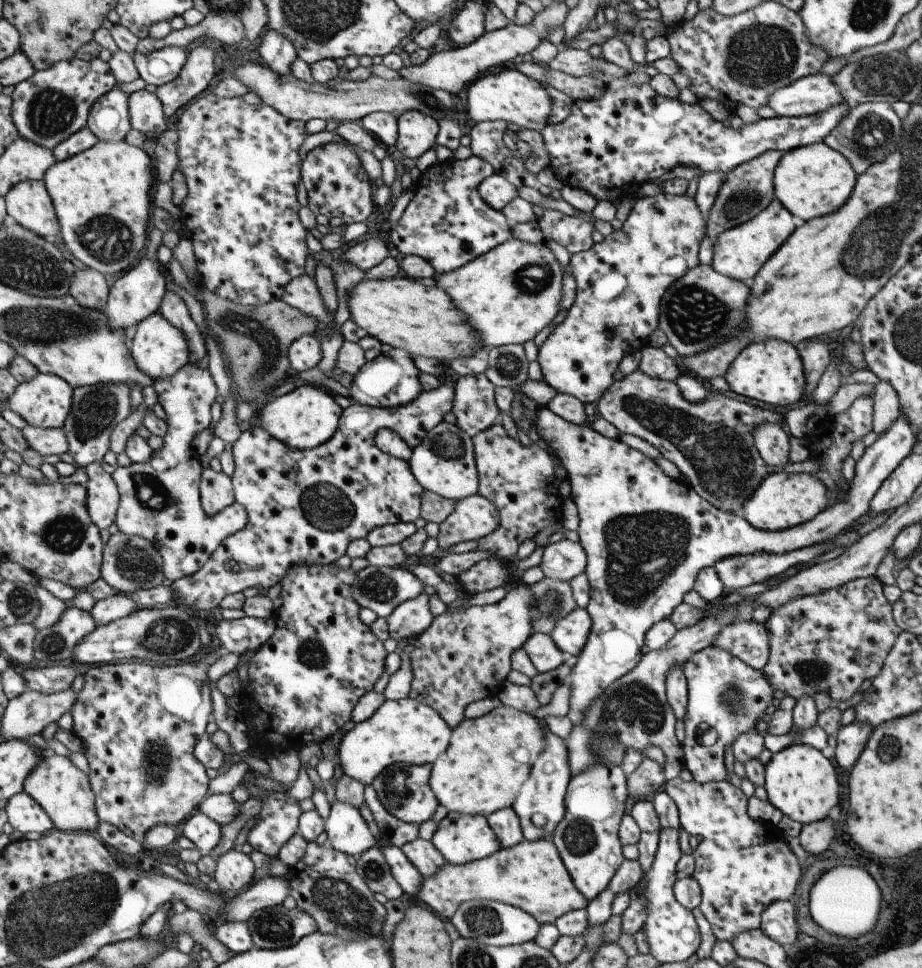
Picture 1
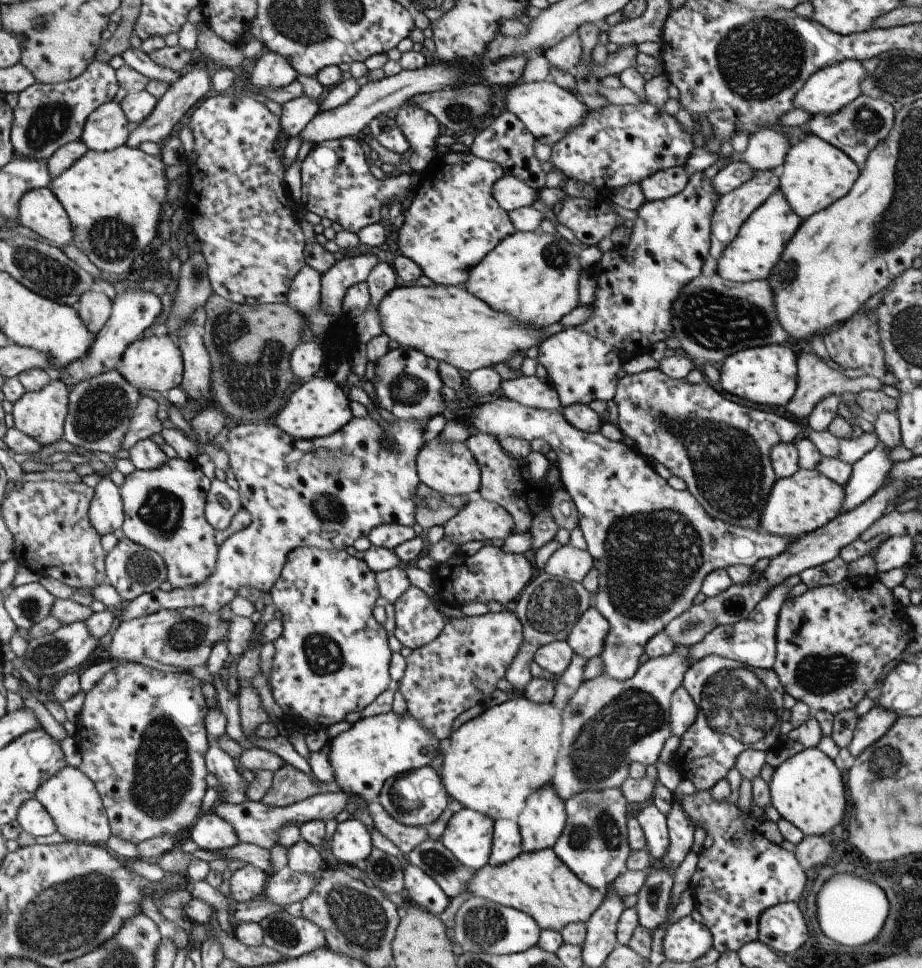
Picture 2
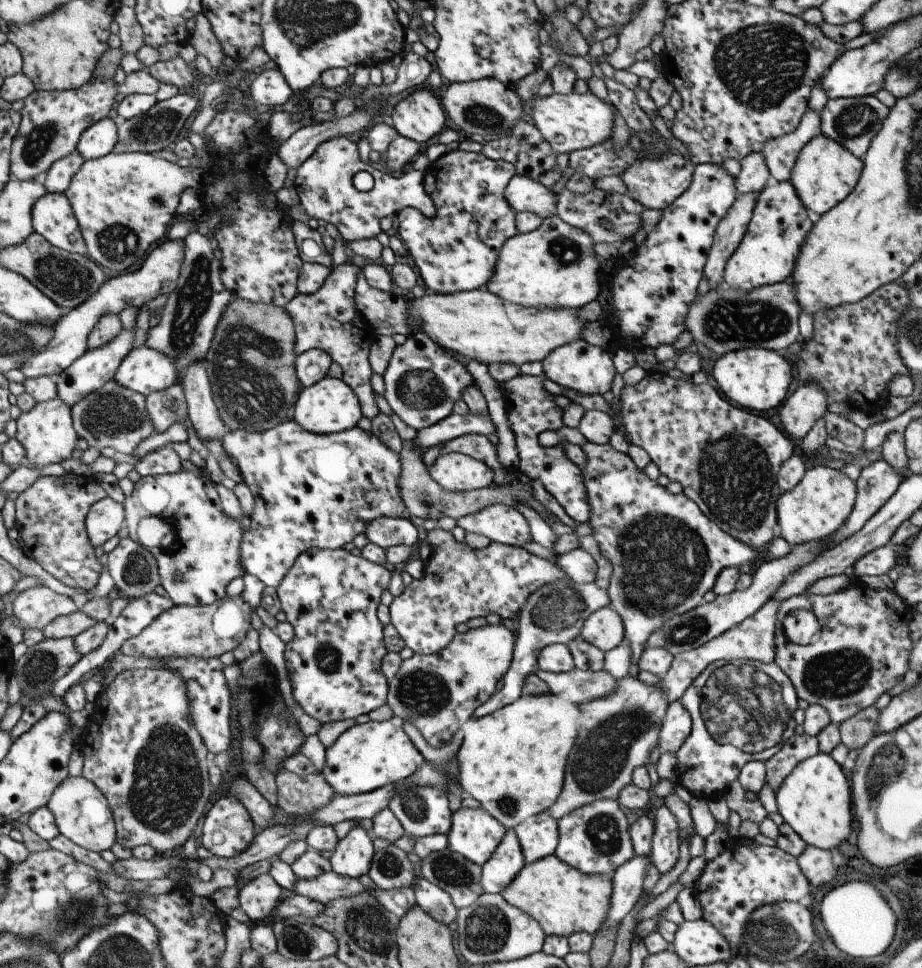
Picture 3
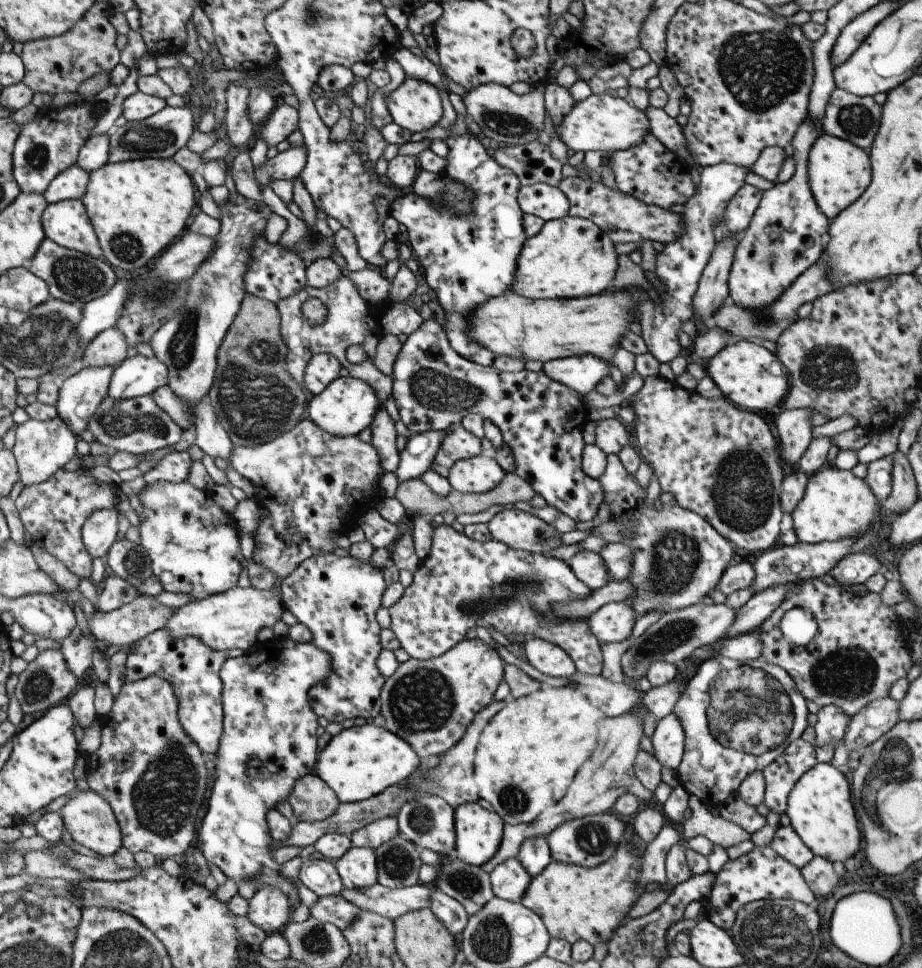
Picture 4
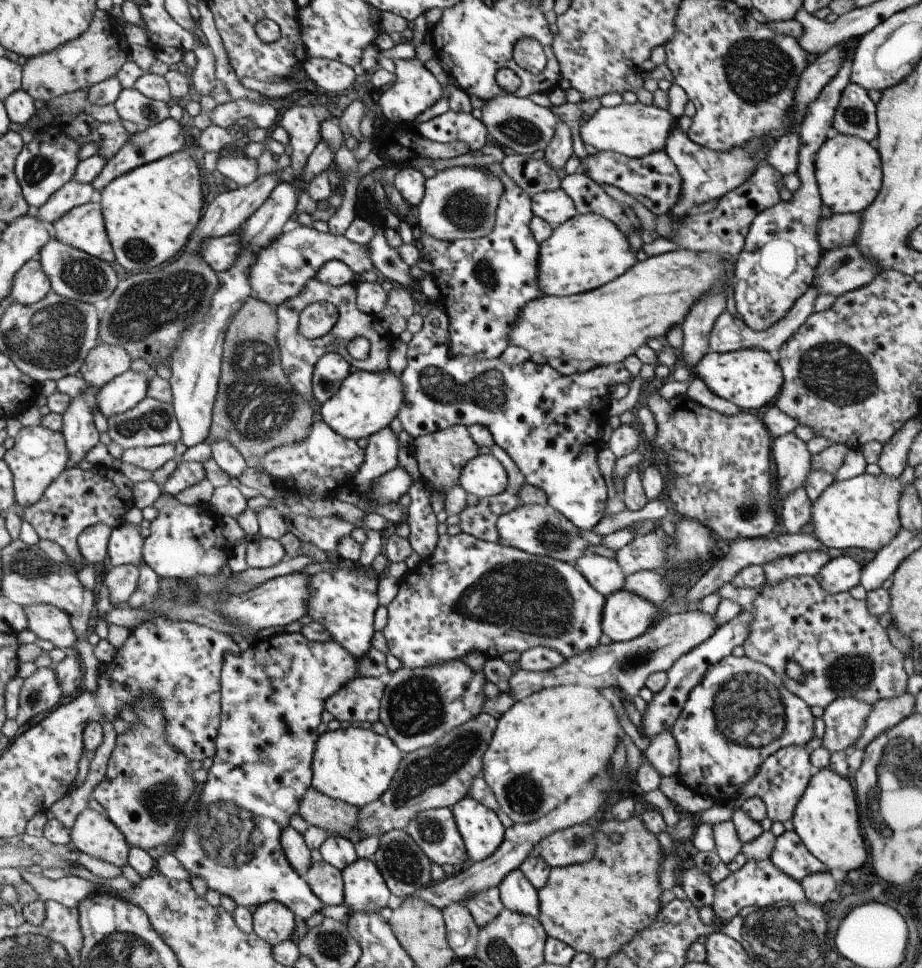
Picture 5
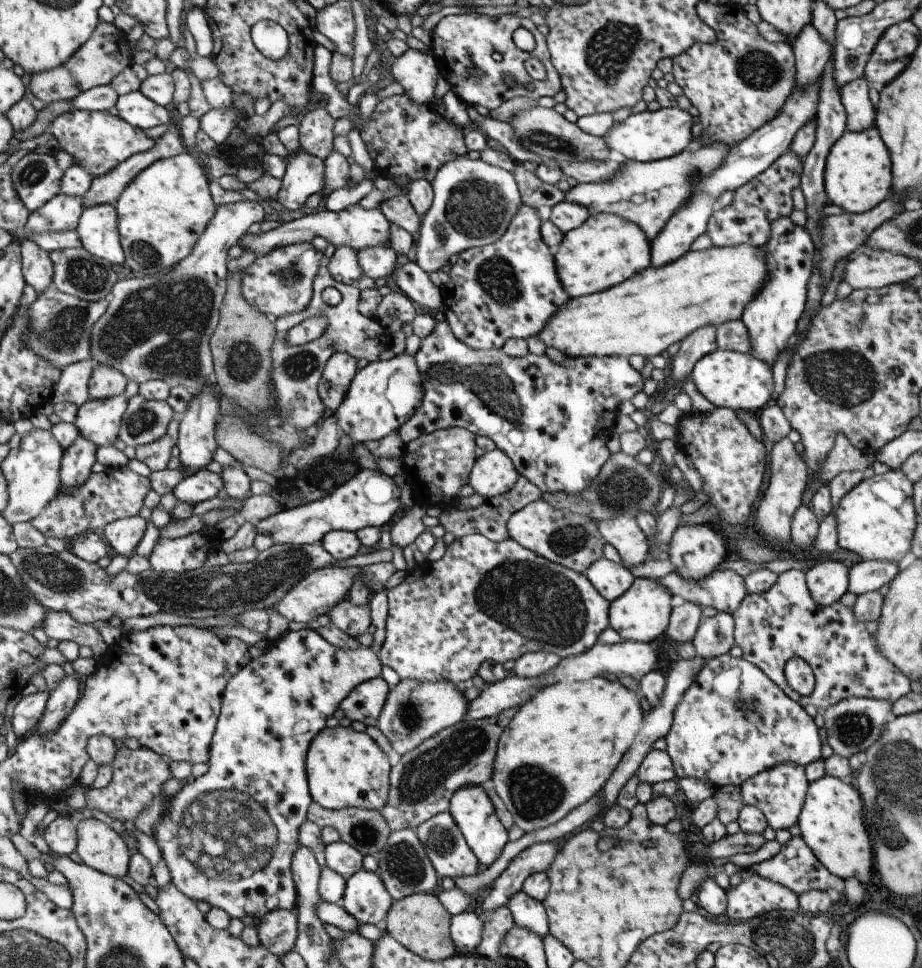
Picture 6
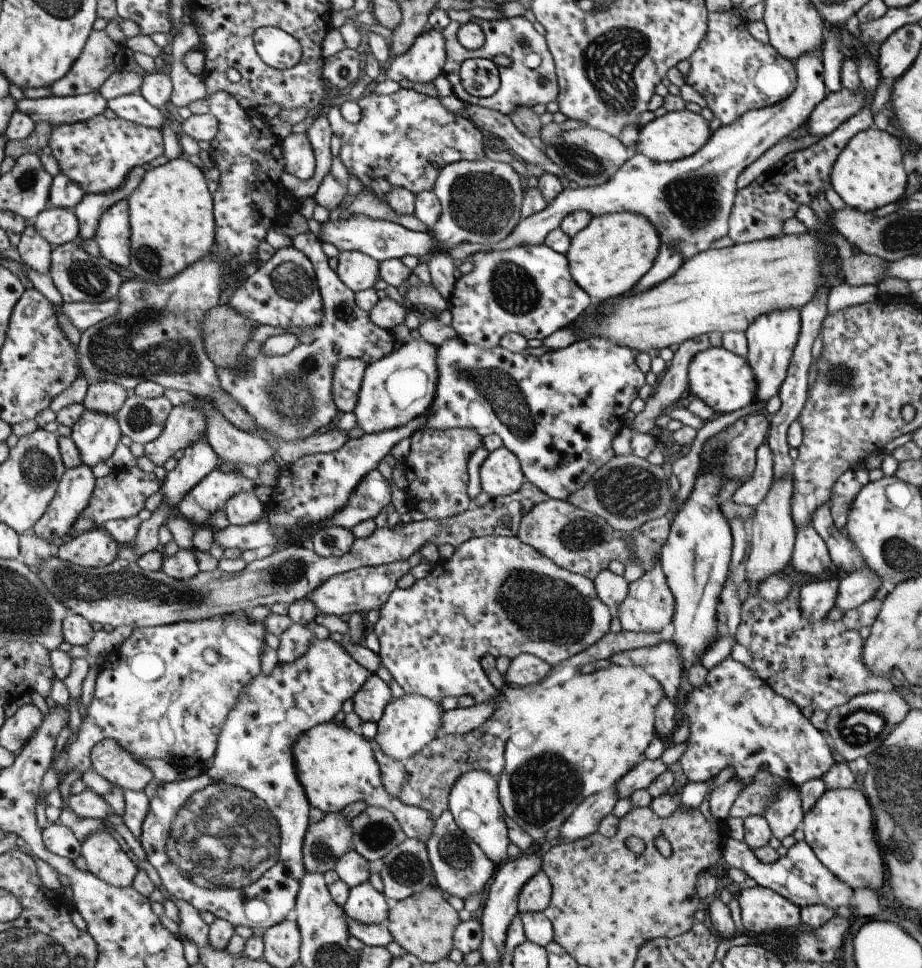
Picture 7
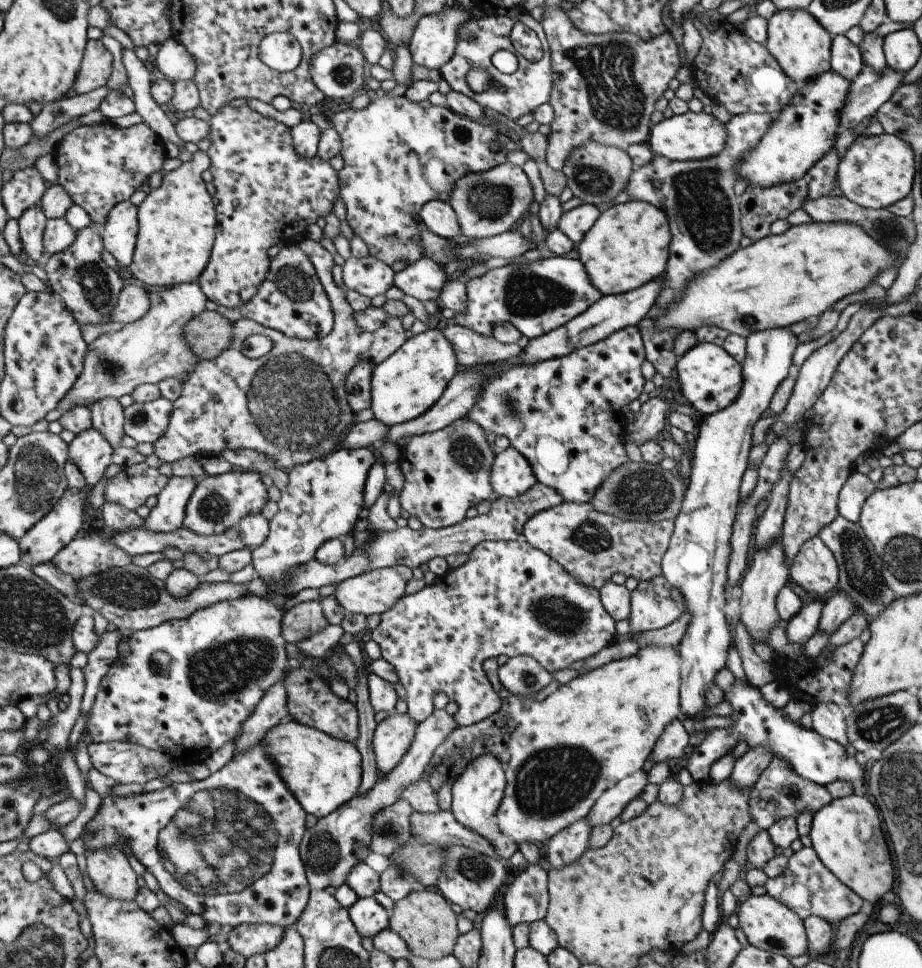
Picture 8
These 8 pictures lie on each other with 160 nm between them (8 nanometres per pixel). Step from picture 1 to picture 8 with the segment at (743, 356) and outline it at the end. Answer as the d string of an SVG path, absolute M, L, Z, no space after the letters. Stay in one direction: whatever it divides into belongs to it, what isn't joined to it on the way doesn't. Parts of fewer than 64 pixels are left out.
M698 343L683 353L676 361L675 372L679 381L680 400L703 416L719 412L729 406L734 402L741 388L740 364L721 347L711 343Z

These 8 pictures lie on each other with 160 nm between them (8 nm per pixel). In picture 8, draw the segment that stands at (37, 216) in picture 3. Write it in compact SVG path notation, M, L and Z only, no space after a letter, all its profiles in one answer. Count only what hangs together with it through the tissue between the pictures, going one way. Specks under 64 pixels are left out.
M123 201L111 211L108 221L102 226L105 248L121 266L129 267L134 262L138 242L140 220L138 206Z

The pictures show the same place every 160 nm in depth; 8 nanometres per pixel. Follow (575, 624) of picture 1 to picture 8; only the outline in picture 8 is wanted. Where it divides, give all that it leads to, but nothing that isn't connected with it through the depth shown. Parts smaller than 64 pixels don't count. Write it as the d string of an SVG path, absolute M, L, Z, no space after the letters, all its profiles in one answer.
M661 574L653 579L638 581L630 592L628 632L662 629L686 610L683 595Z

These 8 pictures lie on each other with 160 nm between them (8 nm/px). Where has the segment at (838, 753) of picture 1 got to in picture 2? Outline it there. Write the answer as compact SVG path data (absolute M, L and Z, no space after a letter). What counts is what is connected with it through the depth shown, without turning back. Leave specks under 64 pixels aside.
M874 706L856 722L851 742L846 746L854 758L870 744L883 737L895 722L896 714Z

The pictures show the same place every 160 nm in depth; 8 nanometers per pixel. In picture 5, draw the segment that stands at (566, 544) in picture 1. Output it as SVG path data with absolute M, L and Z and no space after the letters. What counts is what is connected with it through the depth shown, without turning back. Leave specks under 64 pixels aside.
M587 552L573 565L604 597L623 589L626 574L615 559Z

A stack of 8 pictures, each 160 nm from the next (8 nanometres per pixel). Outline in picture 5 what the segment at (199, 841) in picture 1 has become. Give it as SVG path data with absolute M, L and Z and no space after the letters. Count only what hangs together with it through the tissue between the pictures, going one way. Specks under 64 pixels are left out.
M283 631L269 632L262 635L257 642L247 649L239 657L227 655L226 664L222 668L222 726L218 732L218 751L213 758L212 767L208 770L208 777L204 783L203 792L200 792L199 808L188 817L188 823L184 829L183 840L180 841L170 852L177 858L180 864L188 871L190 876L197 876L206 882L208 890L218 892L222 896L232 898L238 907L251 908L251 906L262 907L271 901L277 901L287 905L301 921L311 918L313 914L322 913L327 906L315 893L312 886L295 870L287 858L282 845L282 834L284 829L290 826L291 817L299 813L299 807L303 797L312 787L314 778L314 754L317 748L319 726L323 724L323 710L326 710L326 700L337 694L347 683L358 677L379 677L388 679L392 673L387 668L387 656L384 652L377 650L374 646L361 658L351 654L349 650L341 646L337 641L326 643L313 642L301 631L298 633L287 633Z

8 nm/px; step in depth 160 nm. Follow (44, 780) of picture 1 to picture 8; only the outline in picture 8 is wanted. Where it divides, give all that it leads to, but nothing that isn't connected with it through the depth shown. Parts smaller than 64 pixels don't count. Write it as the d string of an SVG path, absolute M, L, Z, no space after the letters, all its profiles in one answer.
M111 846L89 852L86 862L88 877L99 892L122 901L137 900L139 876L120 848Z

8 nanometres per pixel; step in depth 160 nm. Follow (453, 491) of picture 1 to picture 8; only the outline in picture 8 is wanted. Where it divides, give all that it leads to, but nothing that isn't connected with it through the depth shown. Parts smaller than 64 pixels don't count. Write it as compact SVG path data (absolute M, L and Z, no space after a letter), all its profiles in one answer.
M513 446L497 454L492 468L492 485L501 497L517 498L537 483L530 460Z

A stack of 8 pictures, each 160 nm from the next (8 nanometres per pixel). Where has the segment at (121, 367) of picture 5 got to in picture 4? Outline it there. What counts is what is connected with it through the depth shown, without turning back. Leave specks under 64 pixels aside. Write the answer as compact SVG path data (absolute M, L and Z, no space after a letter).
M111 327L99 333L82 352L81 364L89 367L117 367L125 362L129 345L126 336L117 328Z

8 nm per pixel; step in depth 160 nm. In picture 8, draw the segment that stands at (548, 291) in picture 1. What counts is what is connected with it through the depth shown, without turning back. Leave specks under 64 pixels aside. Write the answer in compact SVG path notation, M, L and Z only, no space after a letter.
M631 200L601 211L576 246L591 284L602 295L616 295L635 290L664 273L670 240L664 212L648 202Z

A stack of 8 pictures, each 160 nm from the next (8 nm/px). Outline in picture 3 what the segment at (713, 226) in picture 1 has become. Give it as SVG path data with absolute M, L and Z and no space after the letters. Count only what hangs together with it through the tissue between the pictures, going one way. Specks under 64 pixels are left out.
M755 192L739 194L731 202L727 213L715 228L711 247L702 270L710 288L717 287L722 281L725 262L739 245L755 208Z

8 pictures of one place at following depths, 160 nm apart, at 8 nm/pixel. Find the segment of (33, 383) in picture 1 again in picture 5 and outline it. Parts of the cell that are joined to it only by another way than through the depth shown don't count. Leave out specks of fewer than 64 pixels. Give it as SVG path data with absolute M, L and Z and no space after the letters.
M43 424L23 427L16 438L15 446L8 449L3 460L14 473L16 502L23 510L25 507L38 503L43 498L47 488L63 474L71 462L66 436L62 432L51 430Z

